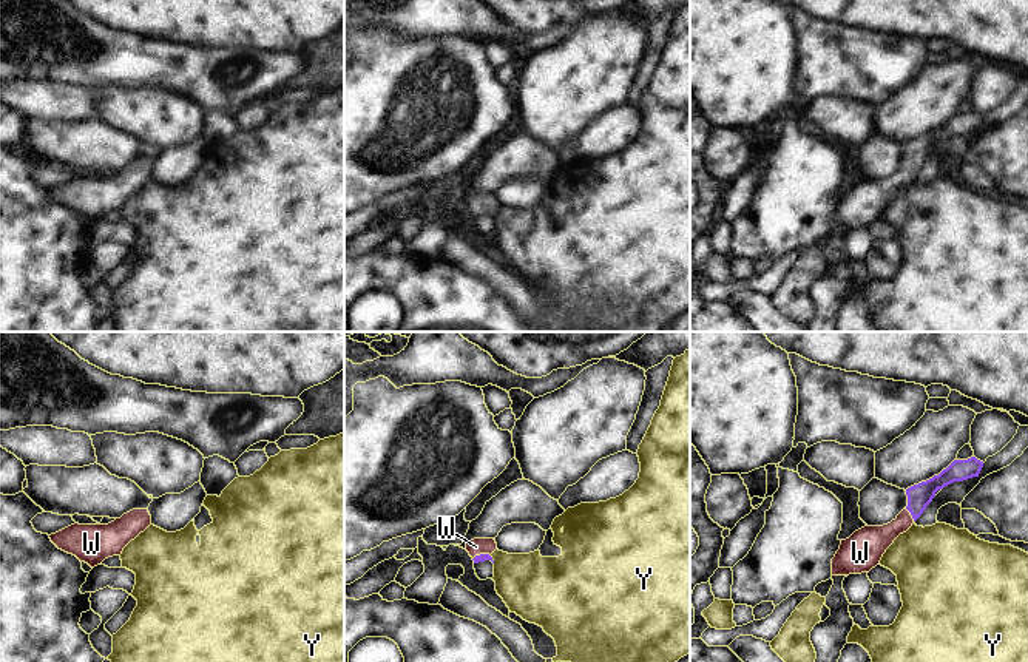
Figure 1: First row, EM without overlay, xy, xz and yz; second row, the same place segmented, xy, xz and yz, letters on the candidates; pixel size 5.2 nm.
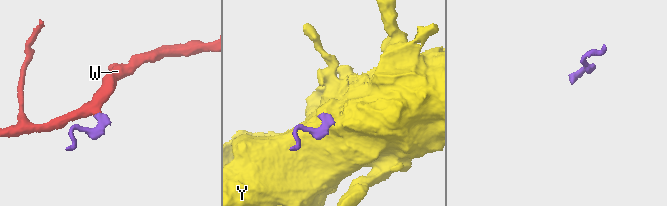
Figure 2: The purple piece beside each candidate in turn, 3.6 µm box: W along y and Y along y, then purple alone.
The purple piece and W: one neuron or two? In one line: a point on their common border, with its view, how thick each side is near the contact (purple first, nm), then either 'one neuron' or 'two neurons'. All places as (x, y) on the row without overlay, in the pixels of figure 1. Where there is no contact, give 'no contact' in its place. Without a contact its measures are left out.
contact yz (911, 168); calibres 130 and 160 nm; one neuron

